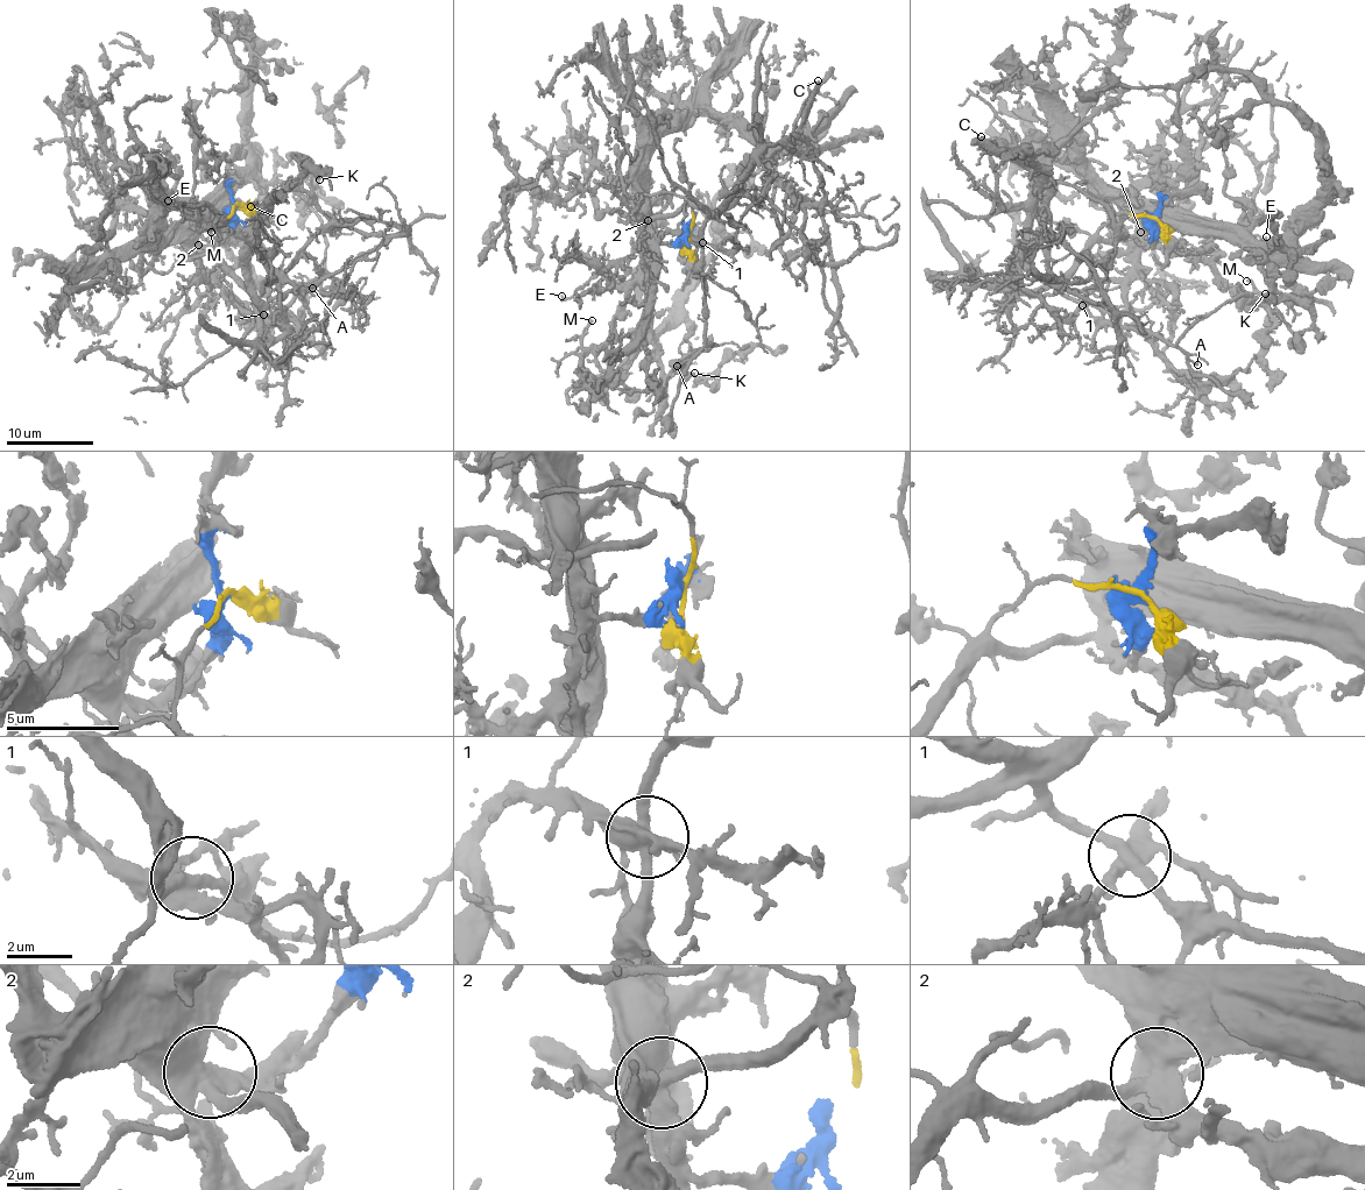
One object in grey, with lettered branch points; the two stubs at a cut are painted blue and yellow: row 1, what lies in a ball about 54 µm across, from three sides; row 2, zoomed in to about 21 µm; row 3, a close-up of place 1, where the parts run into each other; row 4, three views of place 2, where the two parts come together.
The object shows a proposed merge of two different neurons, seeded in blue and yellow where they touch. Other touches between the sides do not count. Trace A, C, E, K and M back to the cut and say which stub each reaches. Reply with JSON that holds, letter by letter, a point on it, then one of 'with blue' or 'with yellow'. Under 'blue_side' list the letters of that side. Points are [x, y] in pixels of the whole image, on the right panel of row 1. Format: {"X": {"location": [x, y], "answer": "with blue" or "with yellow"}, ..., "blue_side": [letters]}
{"A": {"location": [1197, 365], "answer": "with yellow"}, "C": {"location": [981, 136], "answer": "with blue"}, "E": {"location": [1266, 236], "answer": "with blue"}, "K": {"location": [1265, 294], "answer": "with blue"}, "M": {"location": [1246, 281], "answer": "with blue"}, "blue_side": ["C", "E", "K", "M"]}

